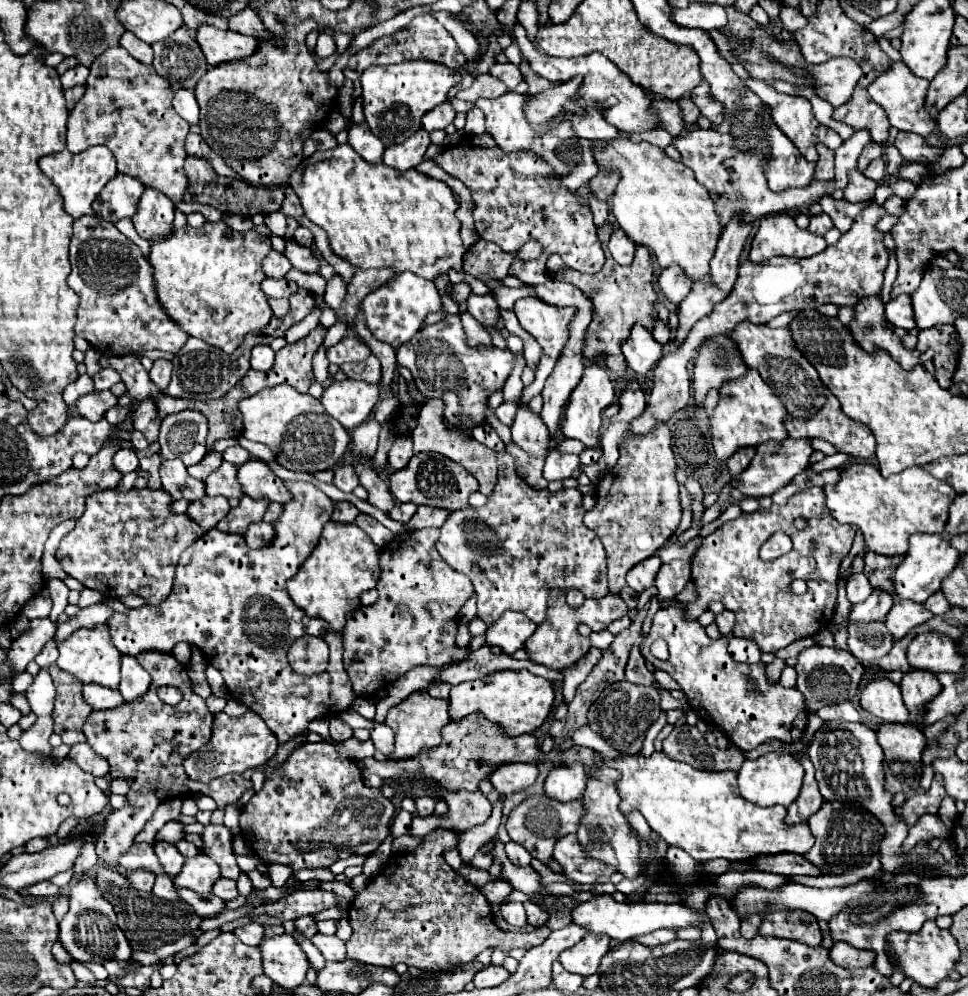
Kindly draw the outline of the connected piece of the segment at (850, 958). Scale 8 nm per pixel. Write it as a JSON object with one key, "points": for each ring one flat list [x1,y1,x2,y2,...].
{"points":[[836,942,830,948,830,958,834,960,834,964,838,964,842,968,866,968,866,966,874,964,876,952,858,950,846,942]]}

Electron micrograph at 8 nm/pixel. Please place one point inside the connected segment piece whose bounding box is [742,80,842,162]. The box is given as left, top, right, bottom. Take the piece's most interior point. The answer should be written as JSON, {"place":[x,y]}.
{"place":[793,115]}

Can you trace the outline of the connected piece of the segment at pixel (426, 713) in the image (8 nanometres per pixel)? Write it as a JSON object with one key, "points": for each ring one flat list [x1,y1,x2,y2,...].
{"points":[[412,694,400,704,392,706,386,724,394,730,394,752,388,758,412,758,418,756,422,750,436,748,442,742,440,730,450,722,448,716,448,702,436,700,430,694]]}

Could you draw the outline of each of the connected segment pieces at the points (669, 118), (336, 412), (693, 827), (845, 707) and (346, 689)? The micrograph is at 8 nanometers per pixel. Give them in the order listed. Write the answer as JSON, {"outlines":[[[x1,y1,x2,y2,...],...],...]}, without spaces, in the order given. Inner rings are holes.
{"outlines":[[[658,98,654,100,654,106,656,114,660,116,660,124,662,128,666,128,672,136,680,136,684,132,684,120,682,120,682,112,680,108,676,106,676,102,670,102,666,98]],[[356,380,332,382,324,394,322,404,326,412,338,420,346,430,352,430,366,422,378,402,378,386]],[[654,752,650,758,640,754,620,756,618,760,606,758,606,764,618,768,622,774,622,780,618,782,618,794,622,798,620,810,624,814,638,810,666,844,686,850,696,862,712,858,742,862,780,852,806,854,814,846,808,822,790,826,784,822,786,808,756,806,742,800,736,772,696,770,686,762,670,760,664,752]],[[842,702,842,704,832,704,824,706,822,712,816,712,824,722,832,720,846,720,846,722,860,722,860,712,852,706,852,702]],[[286,480,284,484,290,490,292,500,284,504,284,512,272,524,274,538,268,546,252,550,248,548,244,536,226,534,226,532,212,528,202,538,198,538,190,548,186,548,186,552,182,552,182,558,176,568,174,588,162,604,132,608,128,614,114,612,108,620,110,638,114,646,120,650,120,654,138,656,138,652,142,650,170,652,178,642,196,644,204,652,206,660,216,670,220,670,234,700,254,710,266,722,266,726,274,732,280,744,302,734,312,720,330,718,334,714,340,714,342,710,350,708,354,700,354,690,352,690,352,684,348,680,348,674,342,662,342,636,338,632,330,632,324,620,306,616,306,612,302,612,302,608,298,608,286,592,286,580,290,580,298,572,300,564,310,556,310,552,318,544,320,532,334,512,334,502,310,482,300,482,300,480,288,482],[306,634,324,638,326,644,330,646,328,668,322,674,310,676,310,678,296,674,286,658,292,642]]]}

